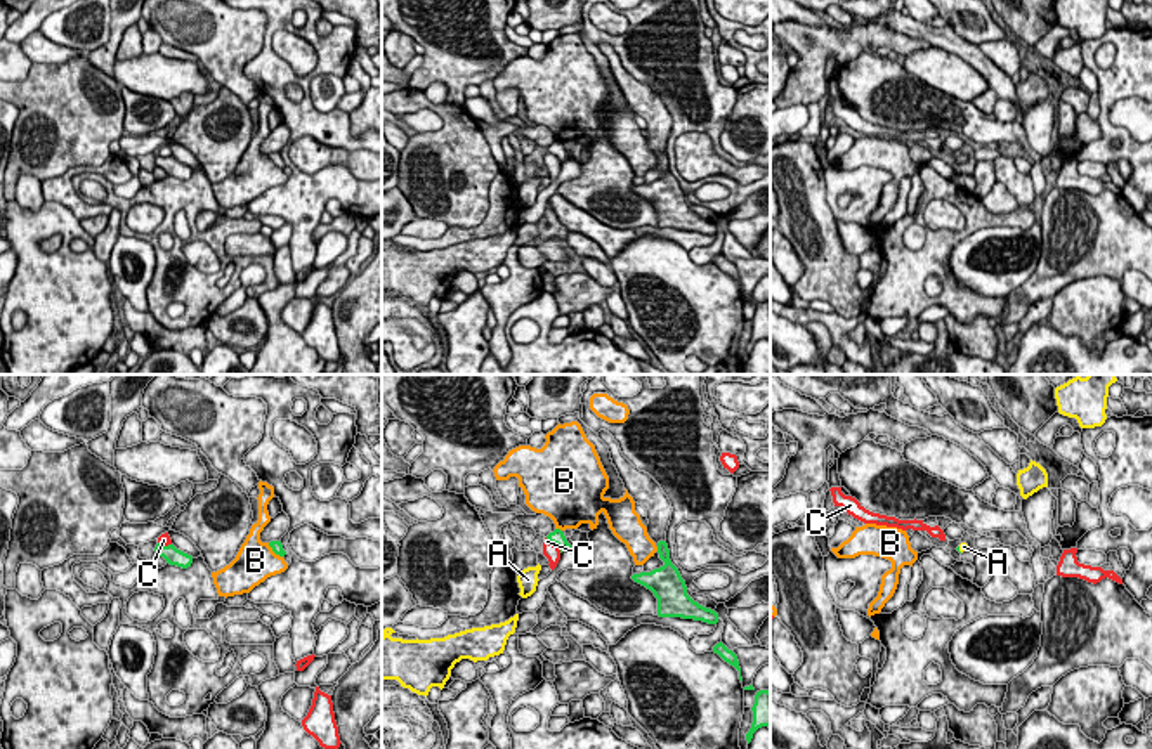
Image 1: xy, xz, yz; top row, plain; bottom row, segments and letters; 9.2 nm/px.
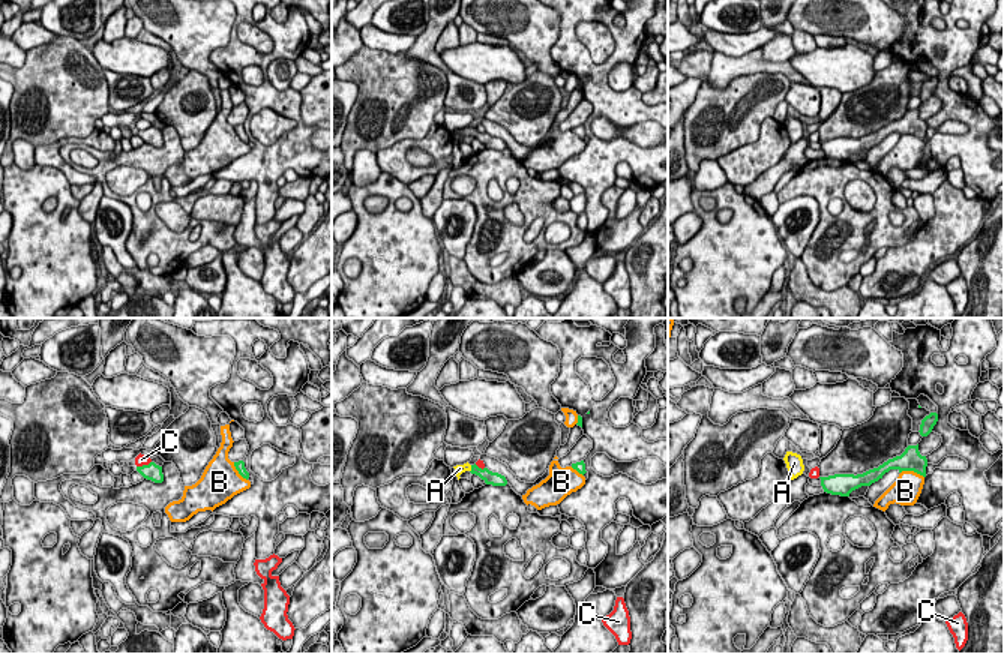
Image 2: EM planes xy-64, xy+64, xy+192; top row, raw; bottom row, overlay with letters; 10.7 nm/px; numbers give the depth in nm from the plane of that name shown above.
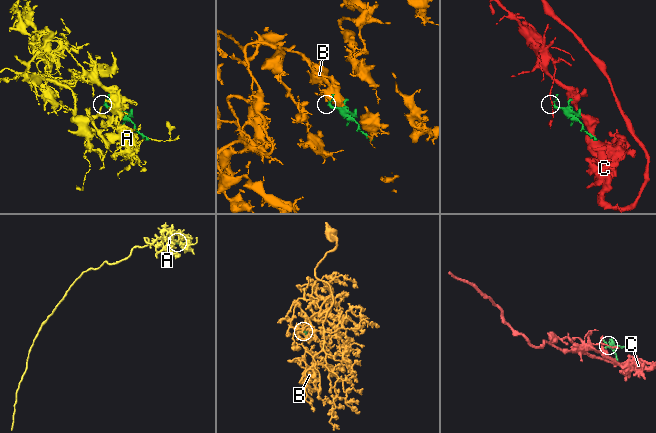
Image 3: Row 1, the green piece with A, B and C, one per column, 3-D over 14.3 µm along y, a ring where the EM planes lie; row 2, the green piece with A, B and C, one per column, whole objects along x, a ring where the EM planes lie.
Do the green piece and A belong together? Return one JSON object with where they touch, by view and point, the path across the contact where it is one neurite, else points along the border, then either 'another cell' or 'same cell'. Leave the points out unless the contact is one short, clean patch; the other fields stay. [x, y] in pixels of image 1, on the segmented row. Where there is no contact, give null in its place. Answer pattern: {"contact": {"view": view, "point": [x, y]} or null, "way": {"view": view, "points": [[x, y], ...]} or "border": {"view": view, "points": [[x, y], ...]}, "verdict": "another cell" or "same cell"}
{"contact": {"view": "yz", "point": [958, 550]}, "way": {"view": "yz", "points": [[958, 547], [958, 550], [963, 547]]}, "verdict": "same cell"}

